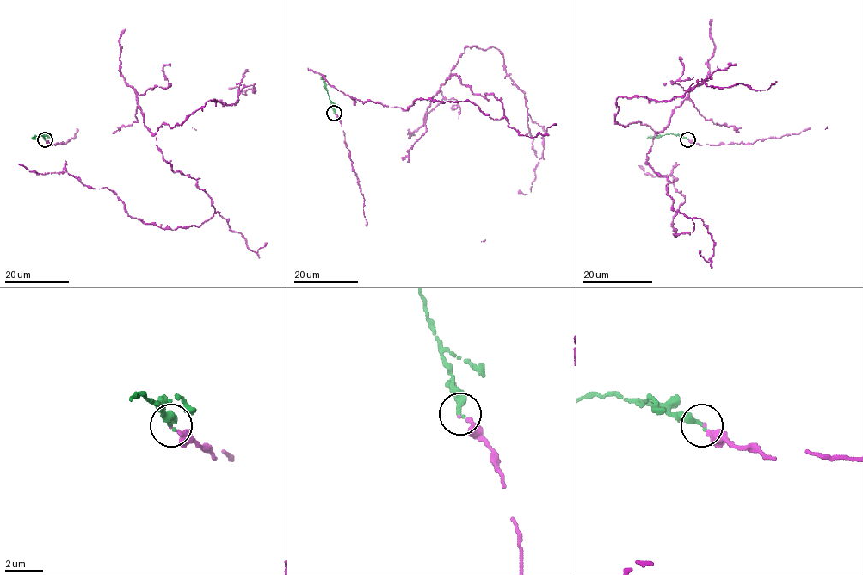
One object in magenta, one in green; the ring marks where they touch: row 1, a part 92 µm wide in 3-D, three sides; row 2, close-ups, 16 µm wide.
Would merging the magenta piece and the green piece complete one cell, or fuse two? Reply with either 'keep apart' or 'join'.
join

